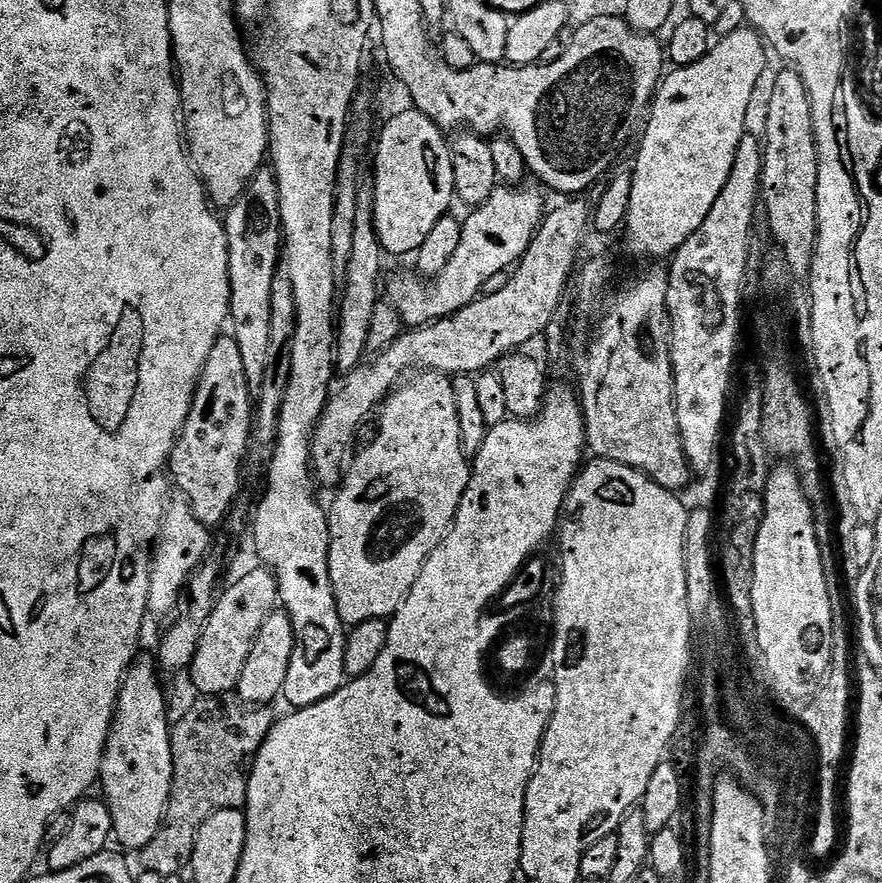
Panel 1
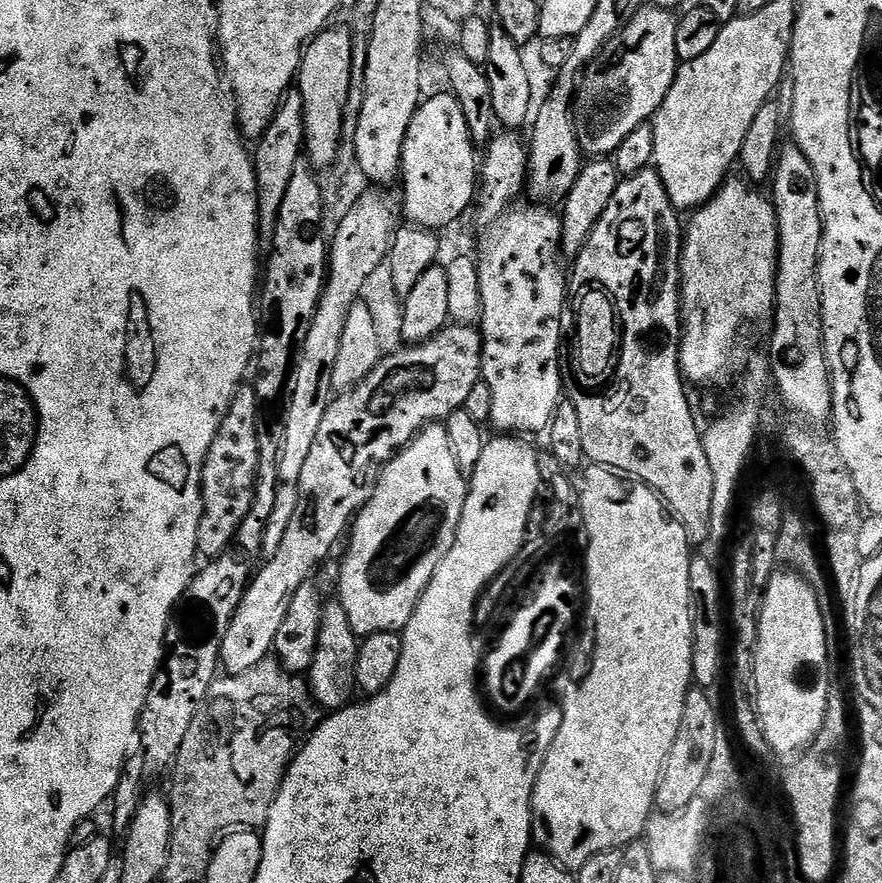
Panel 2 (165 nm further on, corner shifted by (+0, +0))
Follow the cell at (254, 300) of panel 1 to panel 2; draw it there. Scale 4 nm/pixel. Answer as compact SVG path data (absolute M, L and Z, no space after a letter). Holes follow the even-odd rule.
M292 90L280 102L280 109L274 114L270 126L254 144L254 163L256 165L256 192L260 196L260 235L271 238L276 233L278 210L282 210L282 198L290 187L290 178L301 163L304 147L304 103L302 94Z

